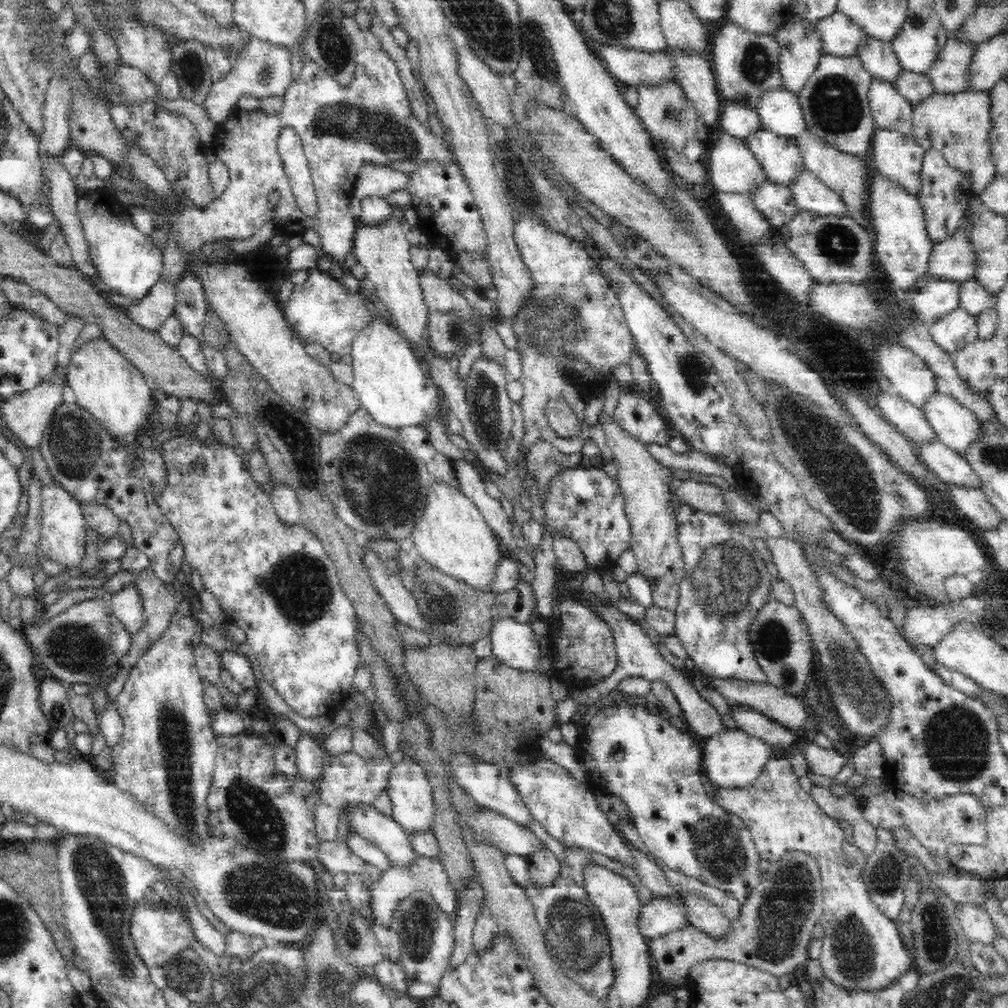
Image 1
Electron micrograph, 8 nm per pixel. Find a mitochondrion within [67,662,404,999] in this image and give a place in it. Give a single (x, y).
(100, 877)

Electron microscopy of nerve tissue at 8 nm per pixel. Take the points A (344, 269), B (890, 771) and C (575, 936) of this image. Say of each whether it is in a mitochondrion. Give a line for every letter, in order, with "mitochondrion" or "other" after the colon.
A: other
B: other
C: mitochondrion

